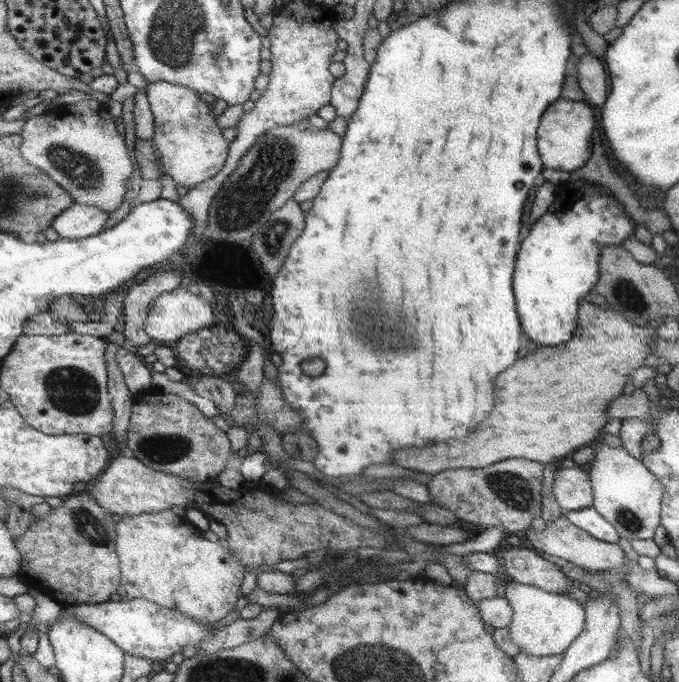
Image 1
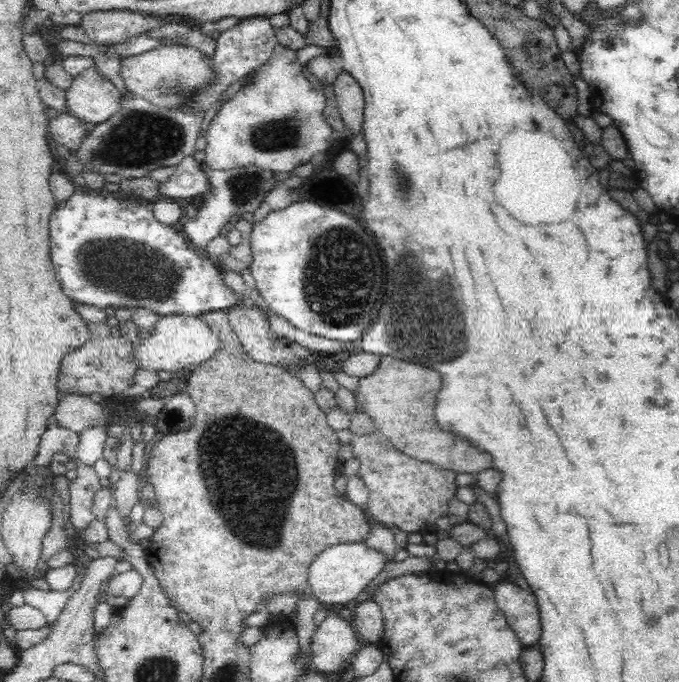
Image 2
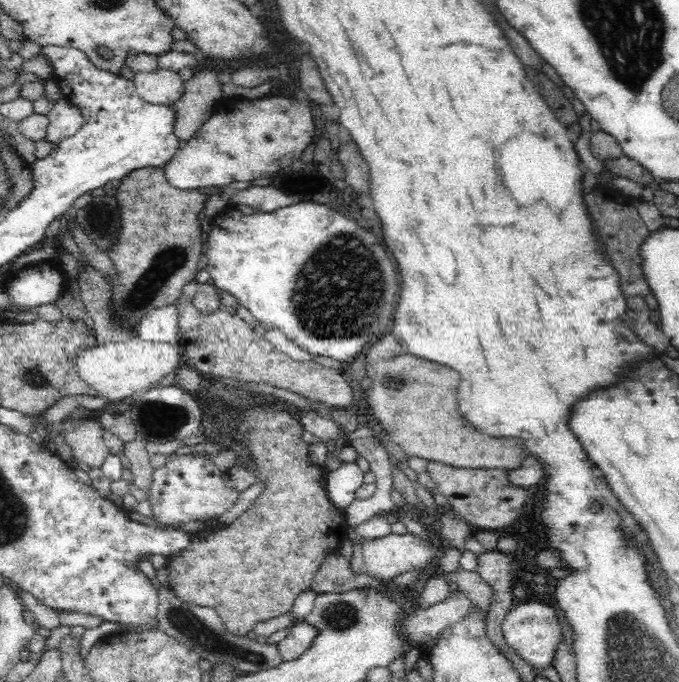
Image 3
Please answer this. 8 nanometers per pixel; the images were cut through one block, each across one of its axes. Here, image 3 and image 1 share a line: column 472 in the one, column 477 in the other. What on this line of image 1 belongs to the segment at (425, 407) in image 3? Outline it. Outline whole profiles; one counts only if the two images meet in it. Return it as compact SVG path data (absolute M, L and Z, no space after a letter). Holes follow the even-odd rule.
M585 301L580 306L579 330L576 330L576 338L572 339L568 344L565 343L562 347L559 347L562 348L562 352L556 352L556 349L548 346L538 347L534 353L532 353L532 356L526 356L526 358L518 360L516 366L510 366L508 370L504 370L504 374L500 374L500 378L496 378L496 402L498 402L498 404L496 404L496 410L492 410L492 414L484 420L484 426L478 426L478 432L474 430L474 432L472 432L470 436L466 436L466 438L448 440L448 442L444 442L444 444L432 444L428 446L428 448L414 447L398 450L398 452L396 452L394 464L398 467L401 466L402 468L423 472L433 476L448 469L483 469L491 464L508 460L508 458L516 458L516 456L518 456L518 458L532 459L534 462L541 462L546 466L553 461L562 461L579 449L587 447L587 444L590 444L590 442L602 434L604 426L606 426L606 423L611 419L608 418L608 414L606 414L608 406L622 394L626 382L632 380L632 372L634 372L636 368L640 369L640 366L643 367L642 362L644 362L648 356L651 356L650 352L648 352L650 342L642 342L642 340L650 340L650 336L652 336L652 328L640 328L640 326L632 324L630 320L624 318L619 311L614 311L610 306L604 308Z

